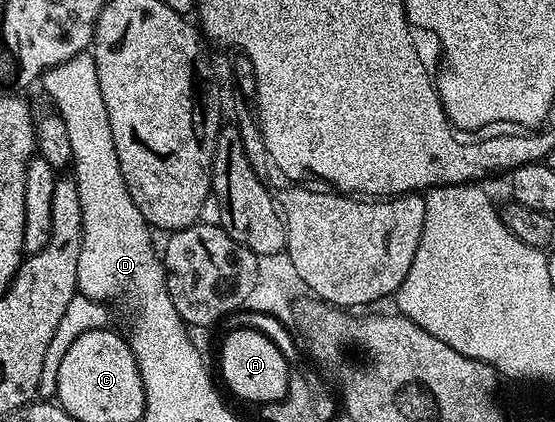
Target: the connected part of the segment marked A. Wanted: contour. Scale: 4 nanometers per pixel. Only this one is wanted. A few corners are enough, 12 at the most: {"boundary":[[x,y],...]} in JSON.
{"boundary":[[264,332],[222,343],[222,379],[236,398],[280,401],[292,368]]}

